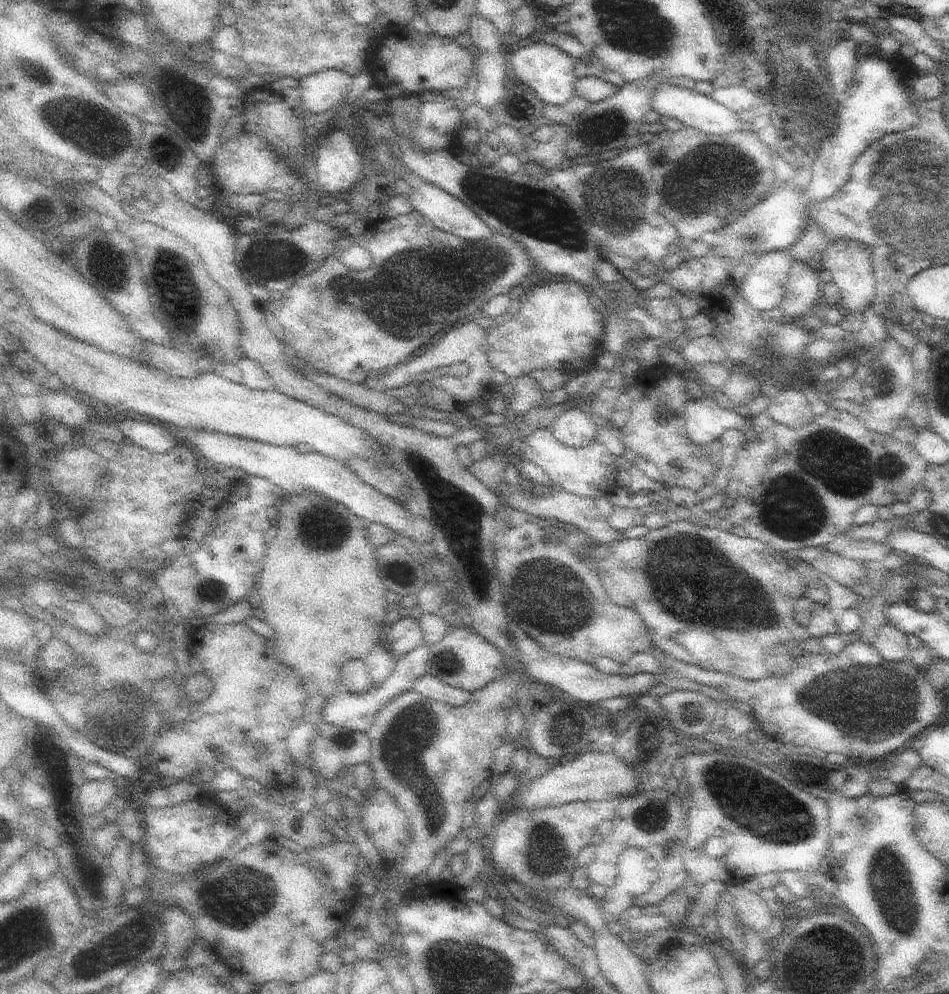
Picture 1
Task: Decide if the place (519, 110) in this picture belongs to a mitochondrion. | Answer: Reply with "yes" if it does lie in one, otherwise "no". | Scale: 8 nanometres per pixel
no

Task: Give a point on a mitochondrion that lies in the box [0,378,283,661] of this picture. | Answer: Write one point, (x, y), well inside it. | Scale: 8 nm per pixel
(212, 592)

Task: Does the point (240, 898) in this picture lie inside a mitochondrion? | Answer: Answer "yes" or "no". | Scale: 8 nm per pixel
yes

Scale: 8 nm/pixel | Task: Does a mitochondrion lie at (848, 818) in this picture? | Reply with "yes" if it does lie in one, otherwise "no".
no

